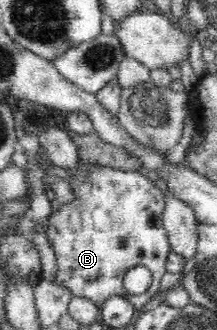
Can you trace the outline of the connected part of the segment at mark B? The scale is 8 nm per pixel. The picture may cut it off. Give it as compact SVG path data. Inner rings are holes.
M92 165L81 166L76 171L68 171L68 183L75 191L77 200L70 205L62 206L60 210L52 212L48 218L46 236L58 262L56 283L62 284L74 293L74 296L88 298L98 306L110 298L118 295L126 298L137 311L158 293L160 281L167 273L168 254L172 252L167 230L163 225L165 199L162 190L156 188L154 181L136 171L122 171L111 167ZM142 266L152 273L152 282L140 294L126 291L124 280L128 270Z

